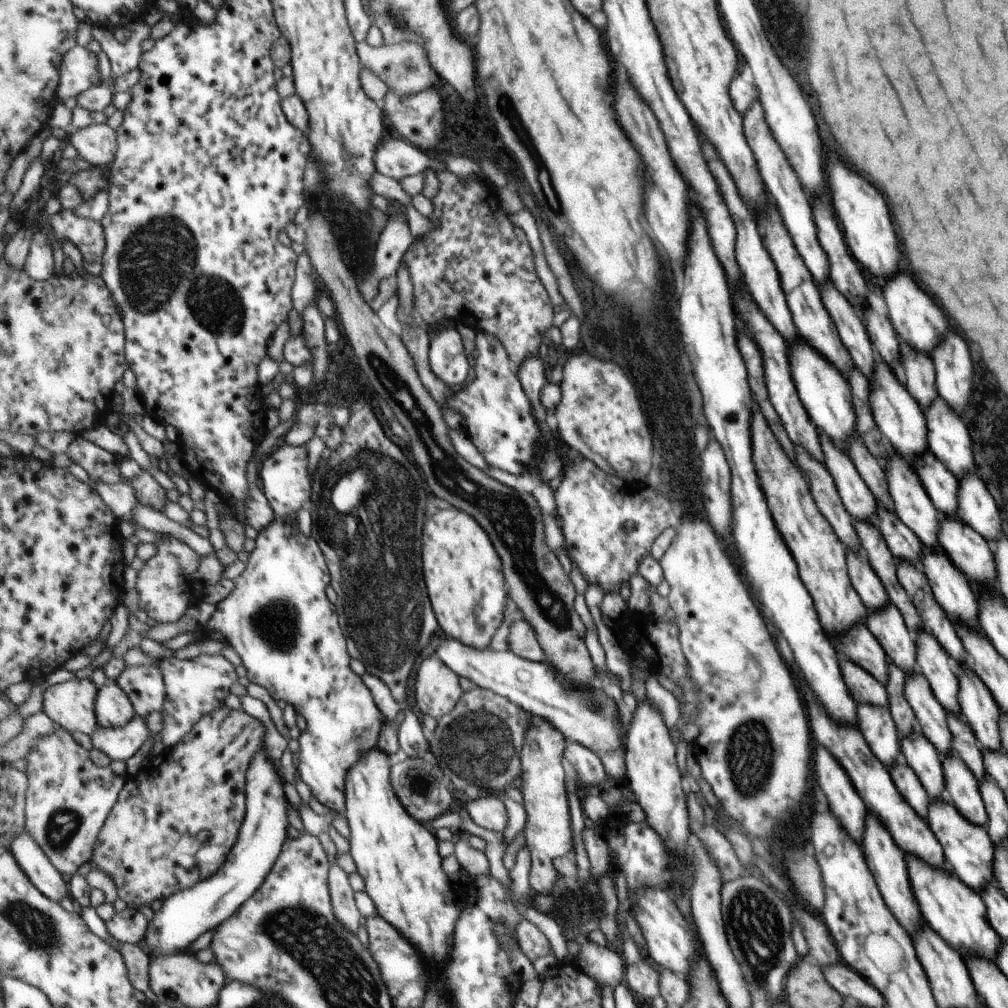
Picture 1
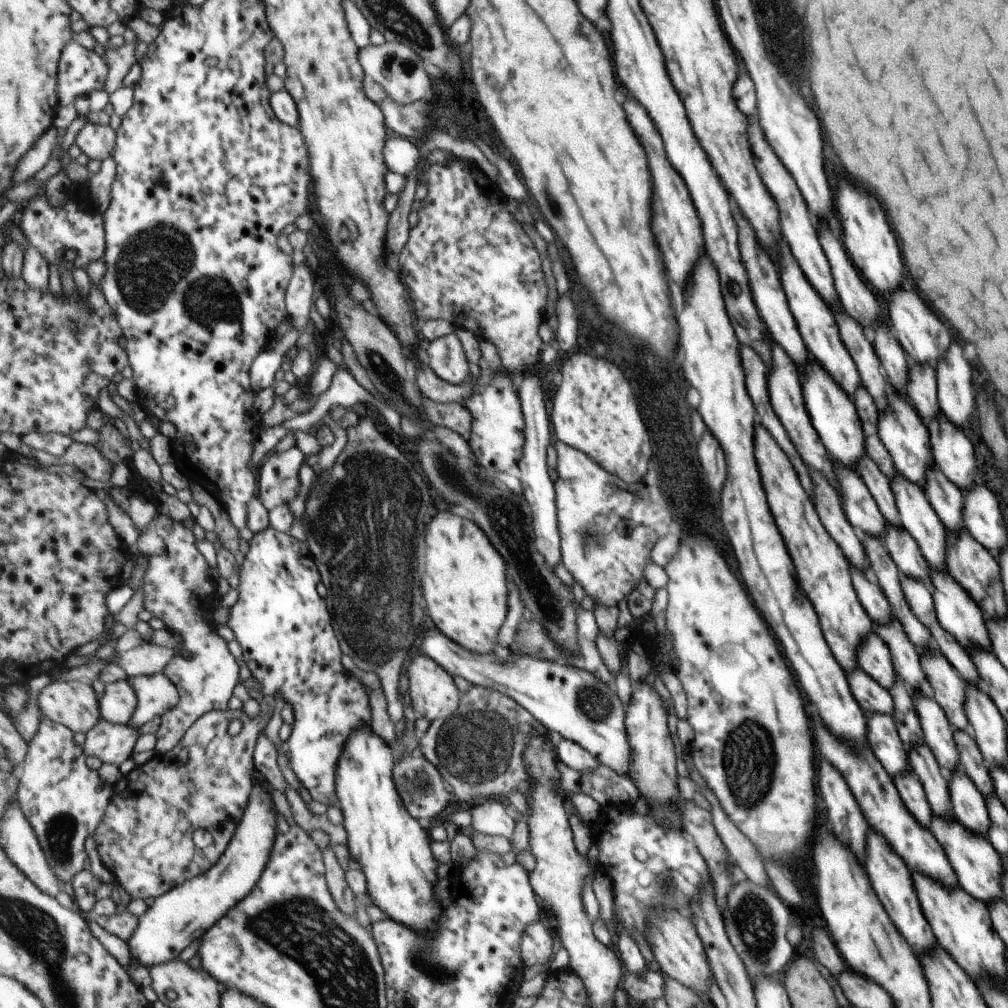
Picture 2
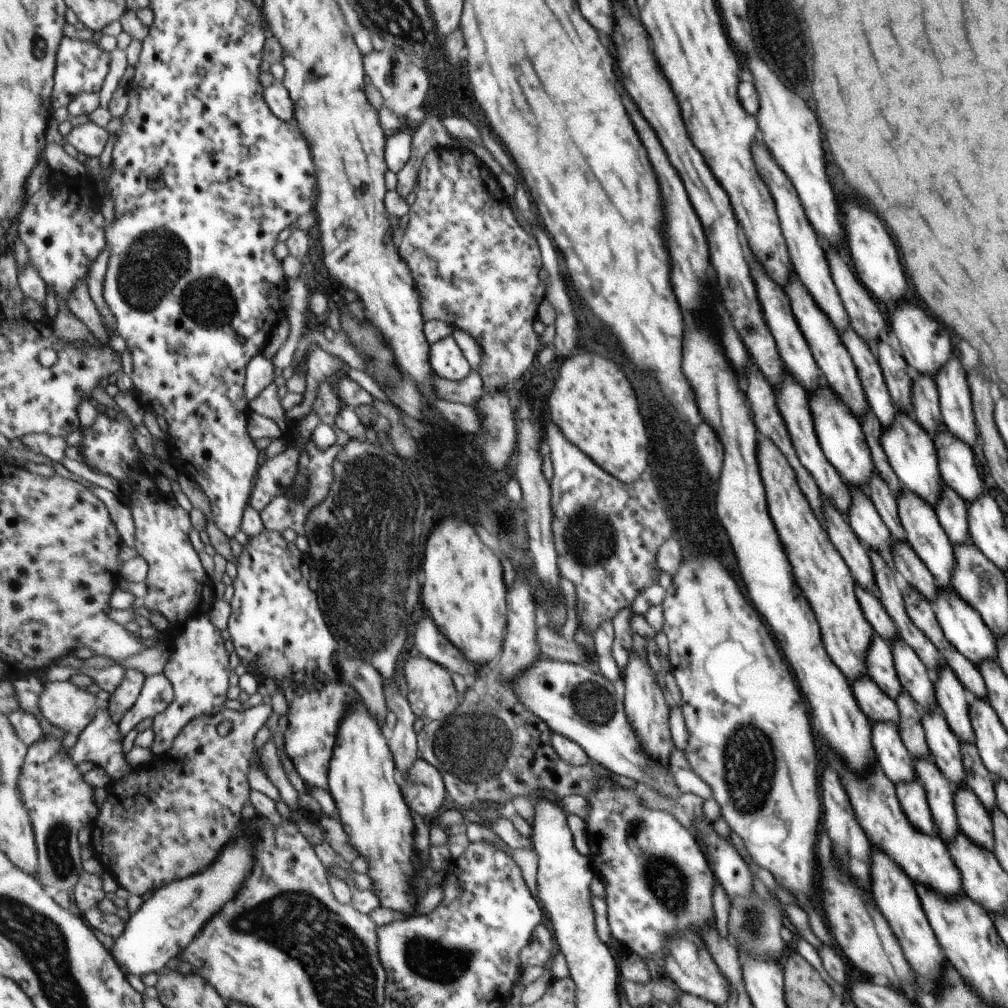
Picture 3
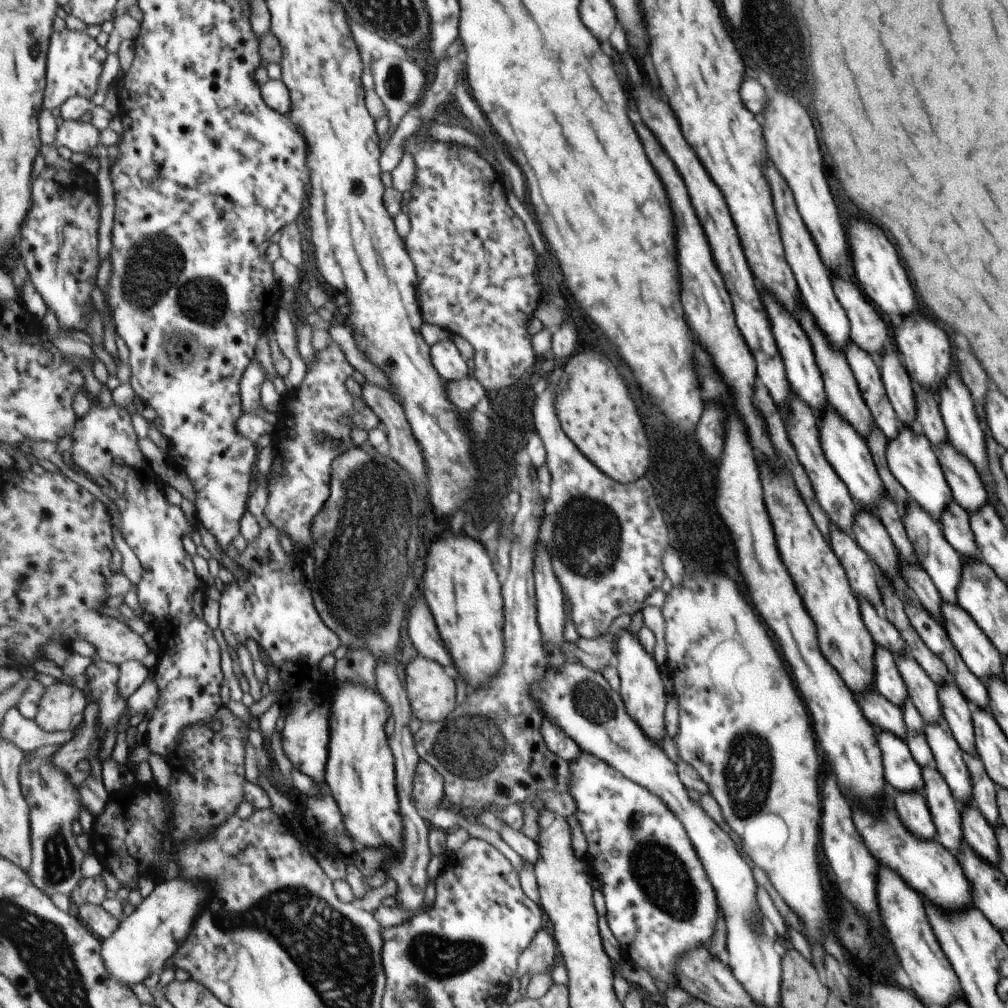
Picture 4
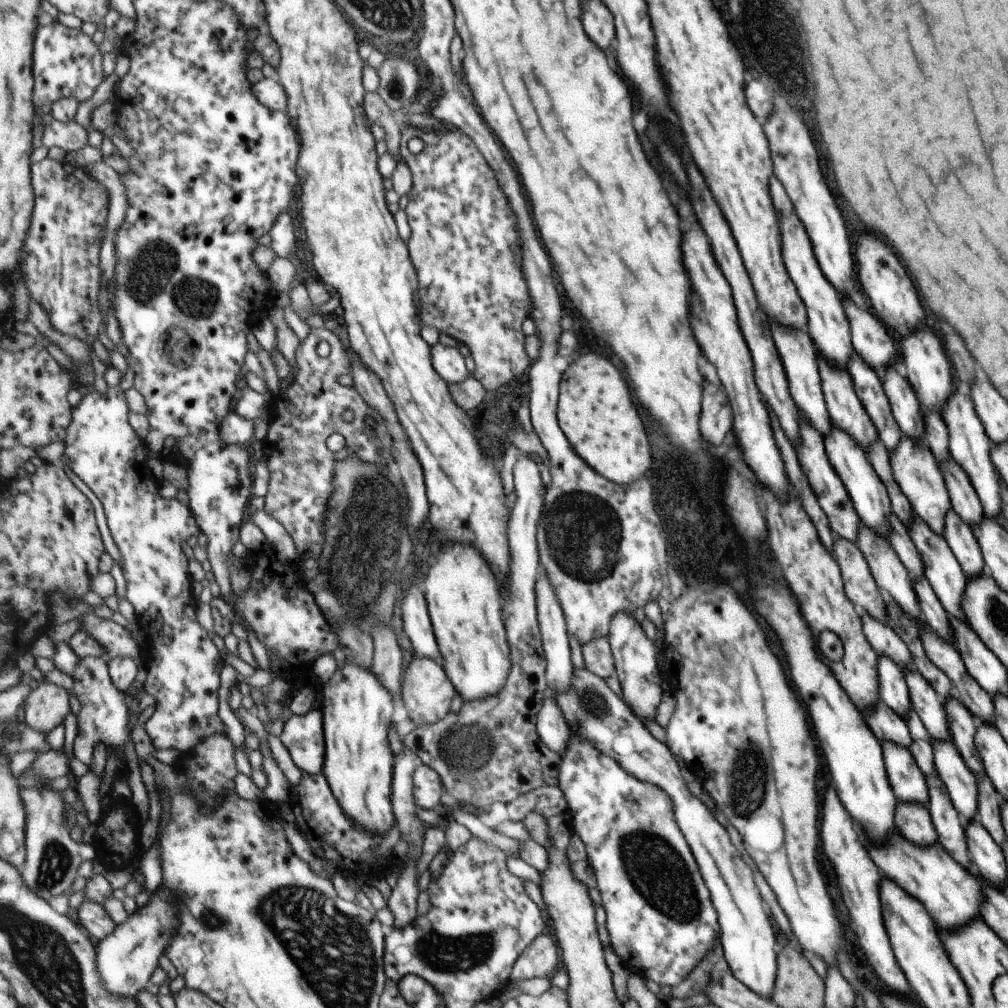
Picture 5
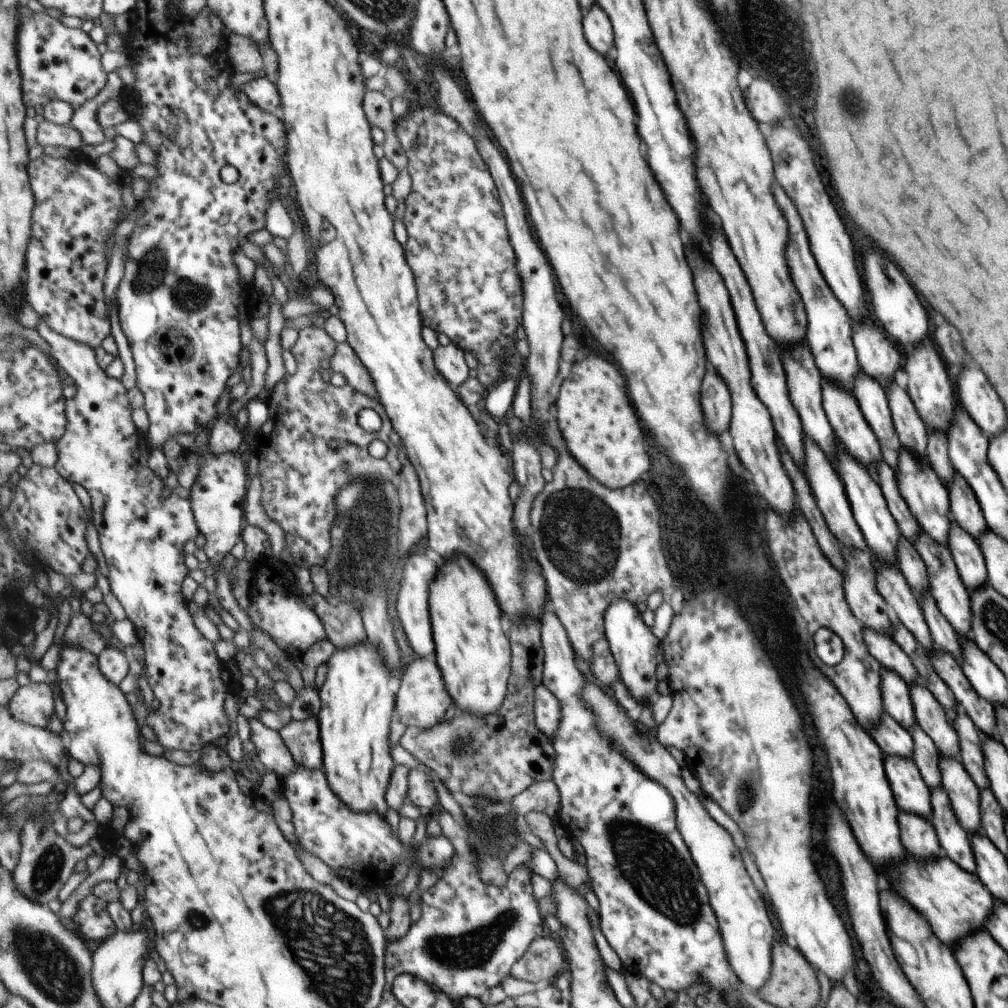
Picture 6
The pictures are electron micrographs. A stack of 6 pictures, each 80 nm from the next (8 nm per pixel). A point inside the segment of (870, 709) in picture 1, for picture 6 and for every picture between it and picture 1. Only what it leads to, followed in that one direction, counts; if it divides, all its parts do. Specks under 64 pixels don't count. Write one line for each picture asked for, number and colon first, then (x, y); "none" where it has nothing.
2: (883, 739)
3: (890, 753)
4: (903, 773)
5: (909, 783)
6: (913, 794)

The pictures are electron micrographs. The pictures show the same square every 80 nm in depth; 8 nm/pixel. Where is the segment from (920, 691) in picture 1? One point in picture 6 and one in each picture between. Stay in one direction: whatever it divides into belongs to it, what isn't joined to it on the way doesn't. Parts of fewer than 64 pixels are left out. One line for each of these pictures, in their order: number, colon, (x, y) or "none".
2: (937, 731)
3: (943, 746)
4: (947, 756)
5: (960, 782)
6: (963, 792)

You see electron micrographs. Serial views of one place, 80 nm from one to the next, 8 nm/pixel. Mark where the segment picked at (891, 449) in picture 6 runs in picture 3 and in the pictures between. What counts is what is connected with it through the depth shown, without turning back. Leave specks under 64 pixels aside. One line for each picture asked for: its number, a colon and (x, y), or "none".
3: (877, 396)
4: (868, 376)
5: (867, 387)

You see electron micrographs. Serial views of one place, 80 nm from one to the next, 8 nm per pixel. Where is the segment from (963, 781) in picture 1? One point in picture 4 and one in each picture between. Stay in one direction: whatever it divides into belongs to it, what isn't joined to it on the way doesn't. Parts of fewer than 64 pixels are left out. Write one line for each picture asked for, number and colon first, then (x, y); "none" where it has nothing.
2: (969, 806)
3: (974, 821)
4: (978, 833)

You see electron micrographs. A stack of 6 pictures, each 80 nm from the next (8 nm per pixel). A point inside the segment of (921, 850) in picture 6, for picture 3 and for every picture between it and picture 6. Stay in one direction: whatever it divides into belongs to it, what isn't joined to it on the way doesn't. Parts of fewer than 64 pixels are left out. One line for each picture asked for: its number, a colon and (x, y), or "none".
3: (912, 795)
4: (914, 811)
5: (913, 819)

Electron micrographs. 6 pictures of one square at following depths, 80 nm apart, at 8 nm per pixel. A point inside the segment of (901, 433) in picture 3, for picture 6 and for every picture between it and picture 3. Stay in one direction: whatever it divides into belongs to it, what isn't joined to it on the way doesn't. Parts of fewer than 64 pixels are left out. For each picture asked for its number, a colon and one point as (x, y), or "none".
4: (911, 458)
5: (916, 471)
6: (924, 493)

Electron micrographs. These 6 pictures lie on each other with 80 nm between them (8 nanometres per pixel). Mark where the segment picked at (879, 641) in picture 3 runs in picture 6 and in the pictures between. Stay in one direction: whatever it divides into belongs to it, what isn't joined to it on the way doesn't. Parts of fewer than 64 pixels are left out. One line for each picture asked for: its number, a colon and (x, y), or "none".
4: (887, 681)
5: (892, 690)
6: (896, 701)

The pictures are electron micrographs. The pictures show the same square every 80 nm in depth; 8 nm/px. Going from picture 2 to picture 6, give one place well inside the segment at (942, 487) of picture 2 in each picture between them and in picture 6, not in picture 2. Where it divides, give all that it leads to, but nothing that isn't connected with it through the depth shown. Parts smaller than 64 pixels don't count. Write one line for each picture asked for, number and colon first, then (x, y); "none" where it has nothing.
3: (950, 509)
4: (954, 520)
5: (957, 533)
6: (967, 556)

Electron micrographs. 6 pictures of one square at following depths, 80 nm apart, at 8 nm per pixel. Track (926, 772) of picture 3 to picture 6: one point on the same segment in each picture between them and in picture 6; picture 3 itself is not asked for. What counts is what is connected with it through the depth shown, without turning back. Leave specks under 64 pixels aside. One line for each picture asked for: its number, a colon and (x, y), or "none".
4: (943, 809)
5: (950, 834)
6: (953, 841)

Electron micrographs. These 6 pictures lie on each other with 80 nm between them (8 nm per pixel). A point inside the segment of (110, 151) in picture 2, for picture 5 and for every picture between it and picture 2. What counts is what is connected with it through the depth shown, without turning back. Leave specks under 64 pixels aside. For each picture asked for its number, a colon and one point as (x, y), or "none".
3: (91, 139)
4: (77, 136)
5: (70, 136)

